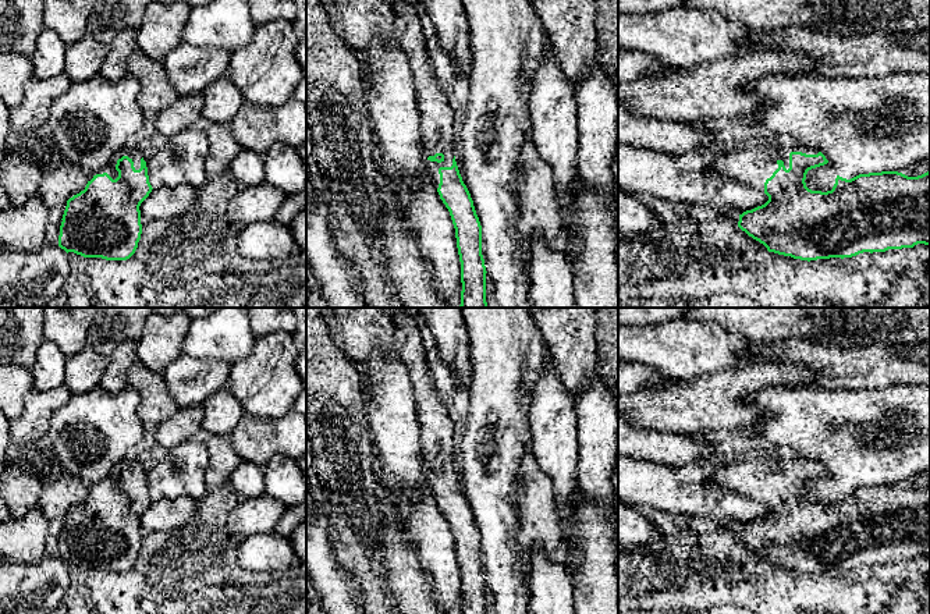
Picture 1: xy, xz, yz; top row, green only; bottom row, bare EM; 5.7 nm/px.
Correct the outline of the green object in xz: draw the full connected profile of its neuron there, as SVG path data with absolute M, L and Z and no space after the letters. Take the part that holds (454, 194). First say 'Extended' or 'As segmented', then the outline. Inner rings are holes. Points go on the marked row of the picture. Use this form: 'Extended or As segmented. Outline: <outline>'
Extended. Outline: M388 0L404 32L398 47L405 53L416 89L423 160L440 199L450 212L461 262L461 308L487 308L482 226L454 156L452 111L427 60L425 36L411 0Z

